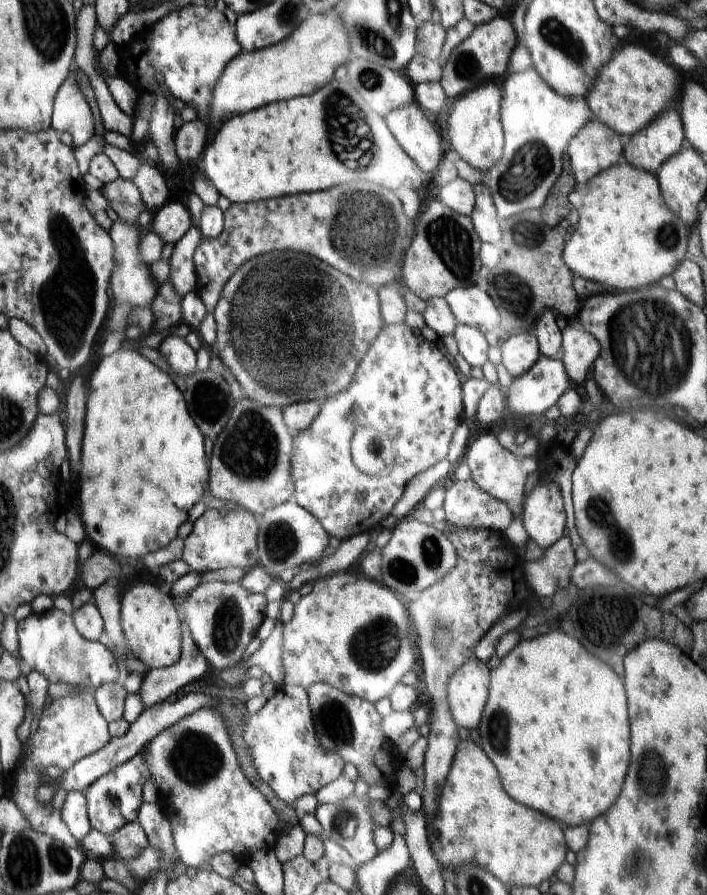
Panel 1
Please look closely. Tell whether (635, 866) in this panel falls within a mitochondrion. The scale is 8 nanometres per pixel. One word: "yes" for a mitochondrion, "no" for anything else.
yes

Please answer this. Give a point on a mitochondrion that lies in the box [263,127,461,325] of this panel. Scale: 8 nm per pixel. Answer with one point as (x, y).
(347, 239)

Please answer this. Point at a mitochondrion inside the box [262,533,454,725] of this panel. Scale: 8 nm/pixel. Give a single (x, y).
(373, 648)

